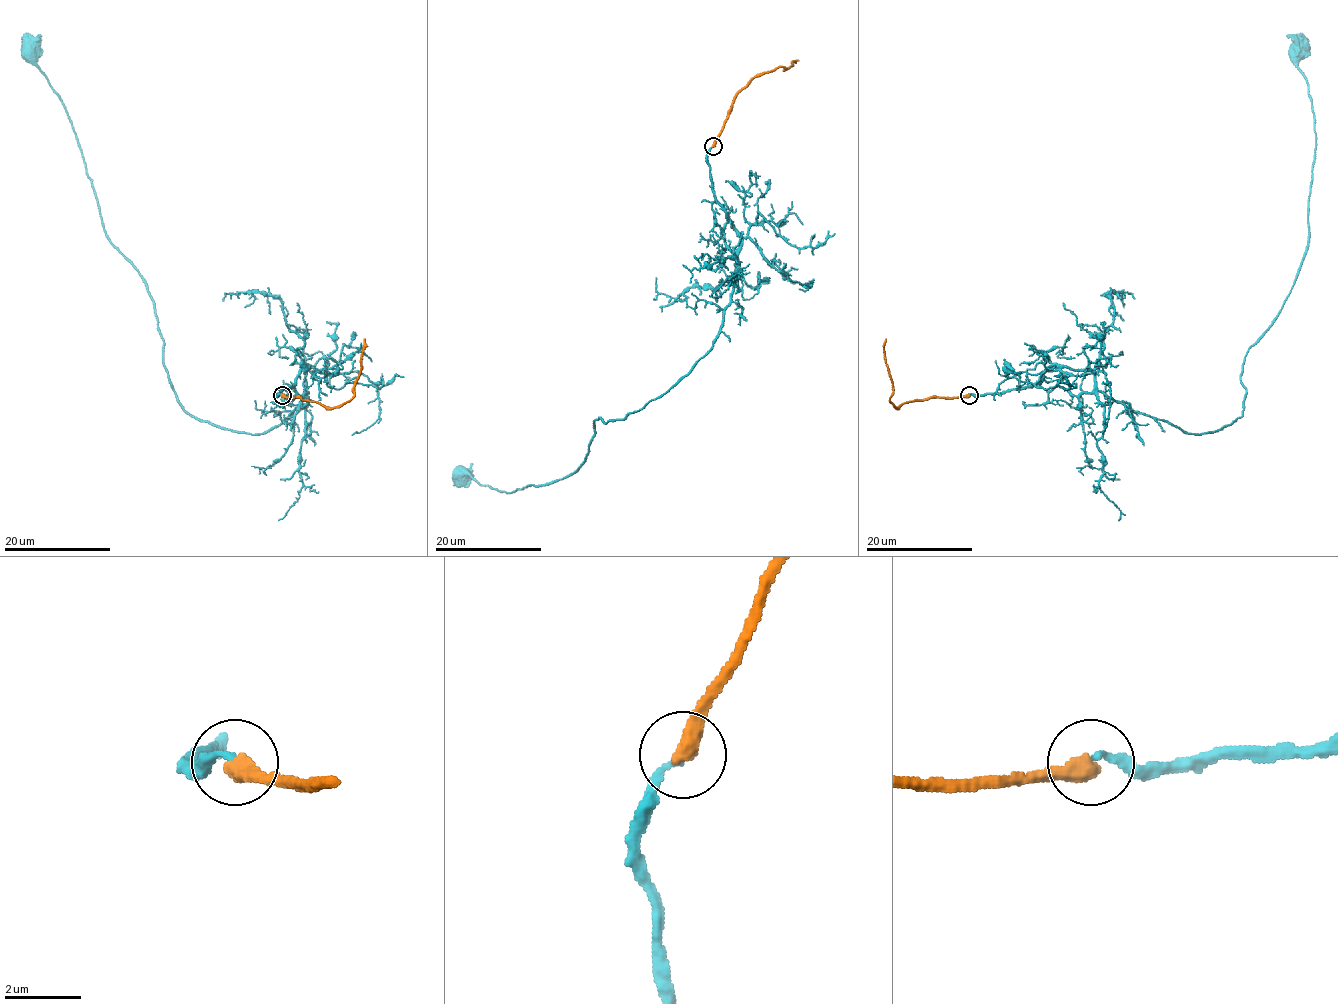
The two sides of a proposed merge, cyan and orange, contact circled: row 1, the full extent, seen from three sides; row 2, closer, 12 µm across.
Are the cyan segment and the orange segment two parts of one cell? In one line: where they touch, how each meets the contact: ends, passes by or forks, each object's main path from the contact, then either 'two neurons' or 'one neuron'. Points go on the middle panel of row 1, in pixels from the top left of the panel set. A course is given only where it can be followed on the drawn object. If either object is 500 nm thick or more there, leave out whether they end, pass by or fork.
(713, 146) | cyan ends | orange ends | cyan via (713, 145), (715, 200), (740, 239), (716, 340), (636, 411), (595, 420), (565, 478), (507, 492), (461, 475) | orange via (713, 145), (733, 97), (757, 76), (796, 63) | one neuron

